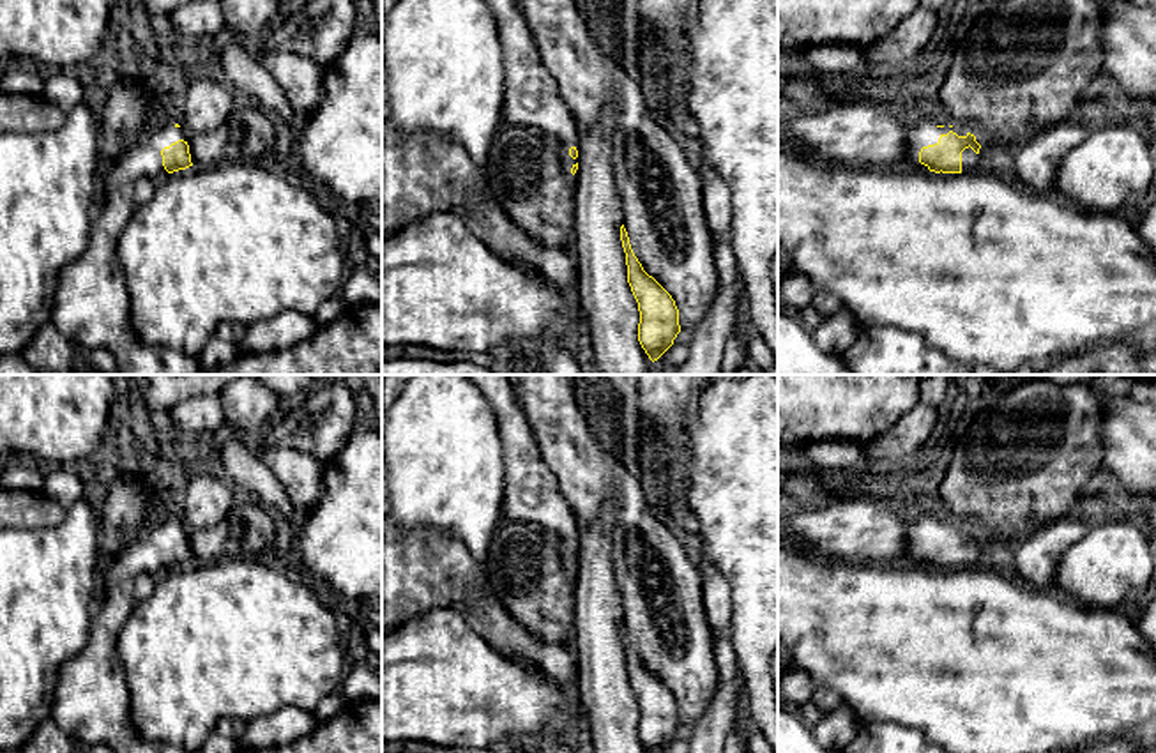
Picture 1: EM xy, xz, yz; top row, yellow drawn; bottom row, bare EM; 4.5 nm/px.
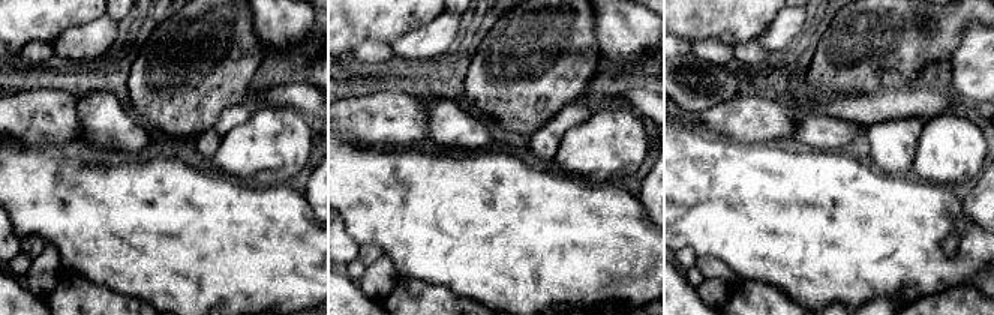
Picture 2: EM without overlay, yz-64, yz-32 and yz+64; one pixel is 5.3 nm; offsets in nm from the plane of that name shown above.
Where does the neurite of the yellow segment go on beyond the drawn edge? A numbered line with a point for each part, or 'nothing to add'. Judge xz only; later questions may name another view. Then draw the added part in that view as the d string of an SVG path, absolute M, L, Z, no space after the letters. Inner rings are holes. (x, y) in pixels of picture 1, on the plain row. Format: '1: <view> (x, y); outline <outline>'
1: xz (531, 492); outline M467 375L493 407L504 444L504 520L544 527L571 566L580 559L582 525L544 463L516 398L513 375Z

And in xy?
1: xy (91, 704); outline M182 521L156 523L113 555L103 571L103 597L94 605L90 640L60 668L55 686L51 718L74 742L88 748L106 744L115 753L194 753L138 735L117 652L118 635L136 605L136 578L141 573L157 578L170 571L161 546L179 536L189 537Z

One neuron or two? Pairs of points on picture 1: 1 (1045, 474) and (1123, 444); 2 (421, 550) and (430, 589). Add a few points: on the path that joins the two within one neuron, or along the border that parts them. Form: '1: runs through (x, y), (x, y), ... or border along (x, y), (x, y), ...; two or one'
1: border along (1103, 409), (1100, 423), (1102, 465); two
2: runs through (421, 559), (430, 571), (430, 580); one

